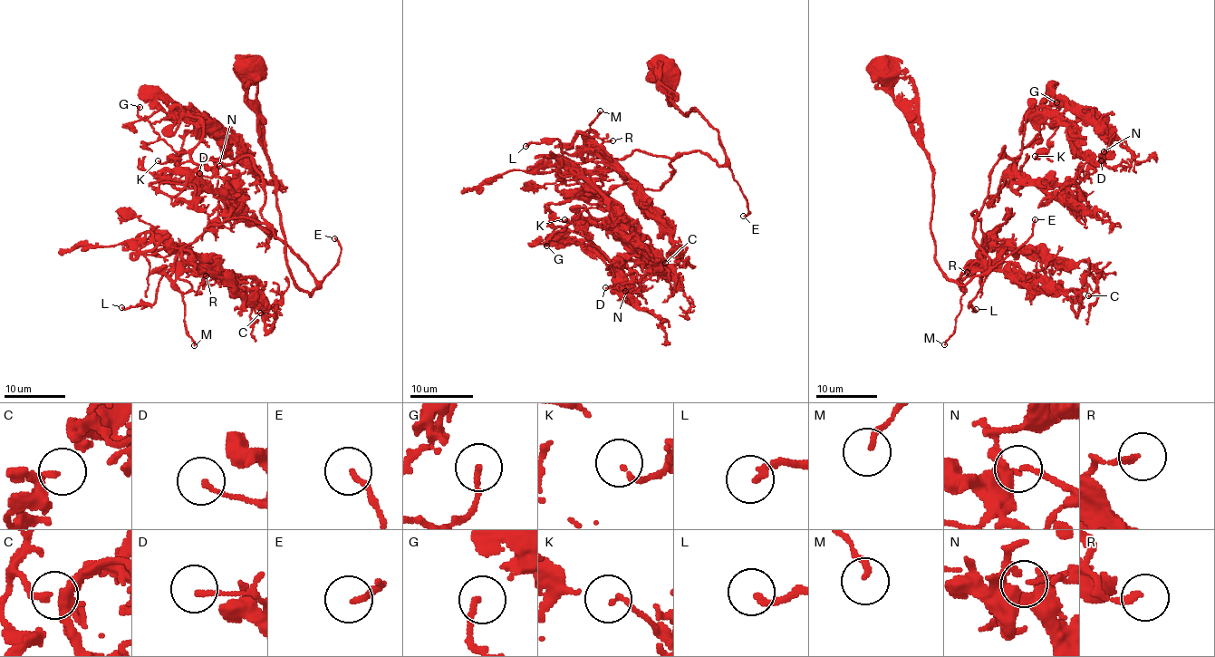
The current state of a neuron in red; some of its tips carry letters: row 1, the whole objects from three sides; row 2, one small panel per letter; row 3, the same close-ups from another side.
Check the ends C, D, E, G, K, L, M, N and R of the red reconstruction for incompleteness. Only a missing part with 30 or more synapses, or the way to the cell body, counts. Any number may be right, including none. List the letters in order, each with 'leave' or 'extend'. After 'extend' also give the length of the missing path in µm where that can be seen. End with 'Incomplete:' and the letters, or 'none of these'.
C: leave
D: leave
E: extend; missing 60 µm
G: leave
K: leave
L: leave
M: leave
N: leave
R: extend; missing 8 µm
Incomplete: E, R

